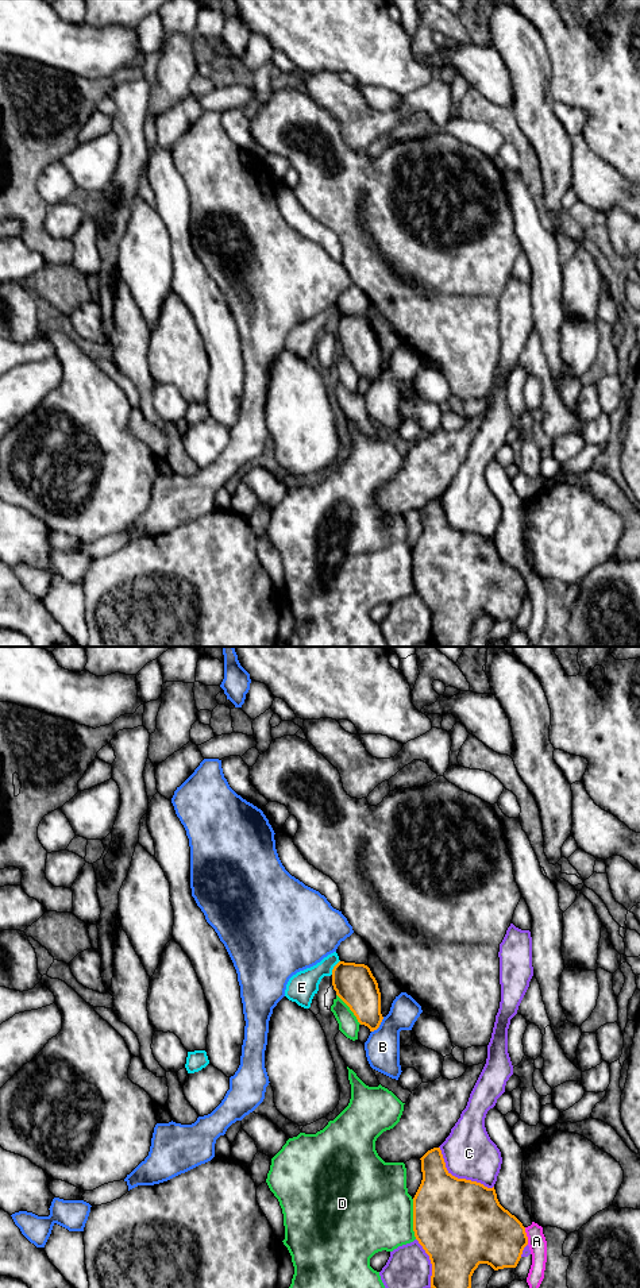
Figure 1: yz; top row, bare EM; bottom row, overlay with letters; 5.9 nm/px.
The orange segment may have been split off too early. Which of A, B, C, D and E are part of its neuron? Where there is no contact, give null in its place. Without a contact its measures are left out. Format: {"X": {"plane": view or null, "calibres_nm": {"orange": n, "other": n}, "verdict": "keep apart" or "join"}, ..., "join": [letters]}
{"A": {"plane": "yz", "calibres_nm": {"orange": 380, "other": 110}, "verdict": "keep apart"}, "B": {"plane": "yz", "calibres_nm": {"orange": 240, "other": 200}, "verdict": "keep apart"}, "C": {"plane": "yz", "calibres_nm": {"orange": 500, "other": 300}, "verdict": "keep apart"}, "D": {"plane": "yz", "calibres_nm": {"orange": 500, "other": 480}, "verdict": "keep apart"}, "E": {"plane": "yz", "calibres_nm": {"orange": 240, "other": 180}, "verdict": "keep apart"}, "join": []}

